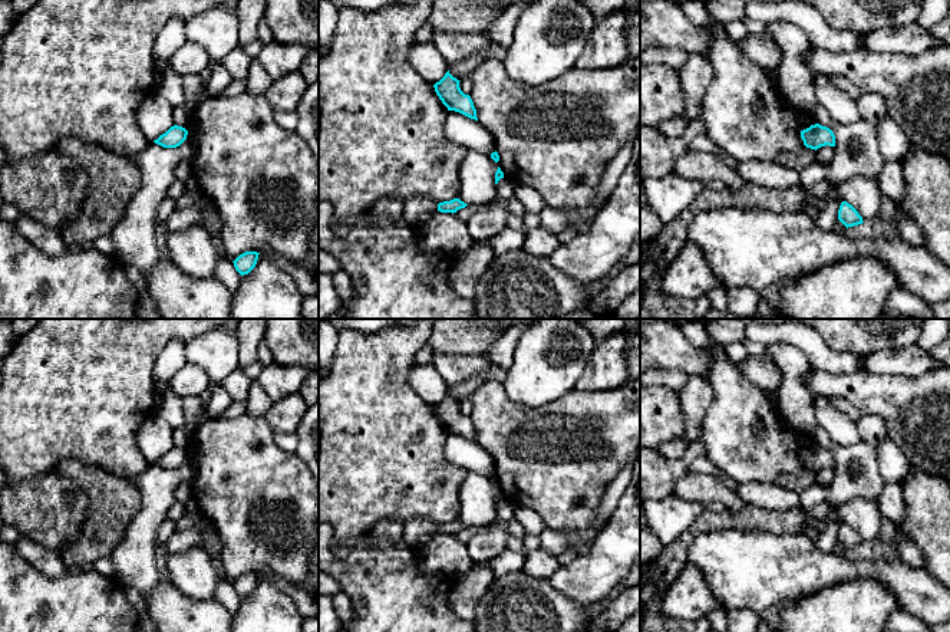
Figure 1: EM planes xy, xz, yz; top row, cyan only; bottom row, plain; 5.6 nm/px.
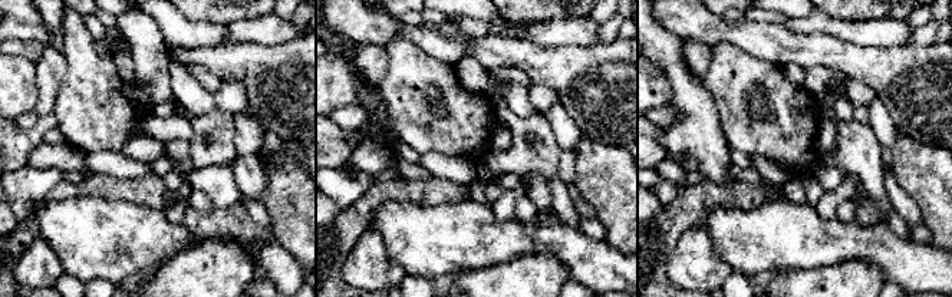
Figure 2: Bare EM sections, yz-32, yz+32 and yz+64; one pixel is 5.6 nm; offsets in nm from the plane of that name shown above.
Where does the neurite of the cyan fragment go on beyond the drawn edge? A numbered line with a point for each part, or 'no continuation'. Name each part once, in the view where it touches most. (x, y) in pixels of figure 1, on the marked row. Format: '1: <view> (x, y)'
no continuation

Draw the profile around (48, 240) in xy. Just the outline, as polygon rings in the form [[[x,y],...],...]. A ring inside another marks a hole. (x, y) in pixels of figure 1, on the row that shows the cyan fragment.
[[[22,215],[16,223],[16,230],[27,238],[36,248],[49,257],[59,257],[72,250],[60,237],[59,231],[46,227],[29,217]]]

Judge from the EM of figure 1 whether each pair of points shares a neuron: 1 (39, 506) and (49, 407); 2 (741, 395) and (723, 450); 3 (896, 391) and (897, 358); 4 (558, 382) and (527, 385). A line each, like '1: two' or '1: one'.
1: two
2: one
3: two
4: one

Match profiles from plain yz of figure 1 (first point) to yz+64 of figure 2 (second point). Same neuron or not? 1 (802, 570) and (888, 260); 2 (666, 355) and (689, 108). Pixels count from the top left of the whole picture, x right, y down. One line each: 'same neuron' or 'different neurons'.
1: same neuron
2: different neurons

